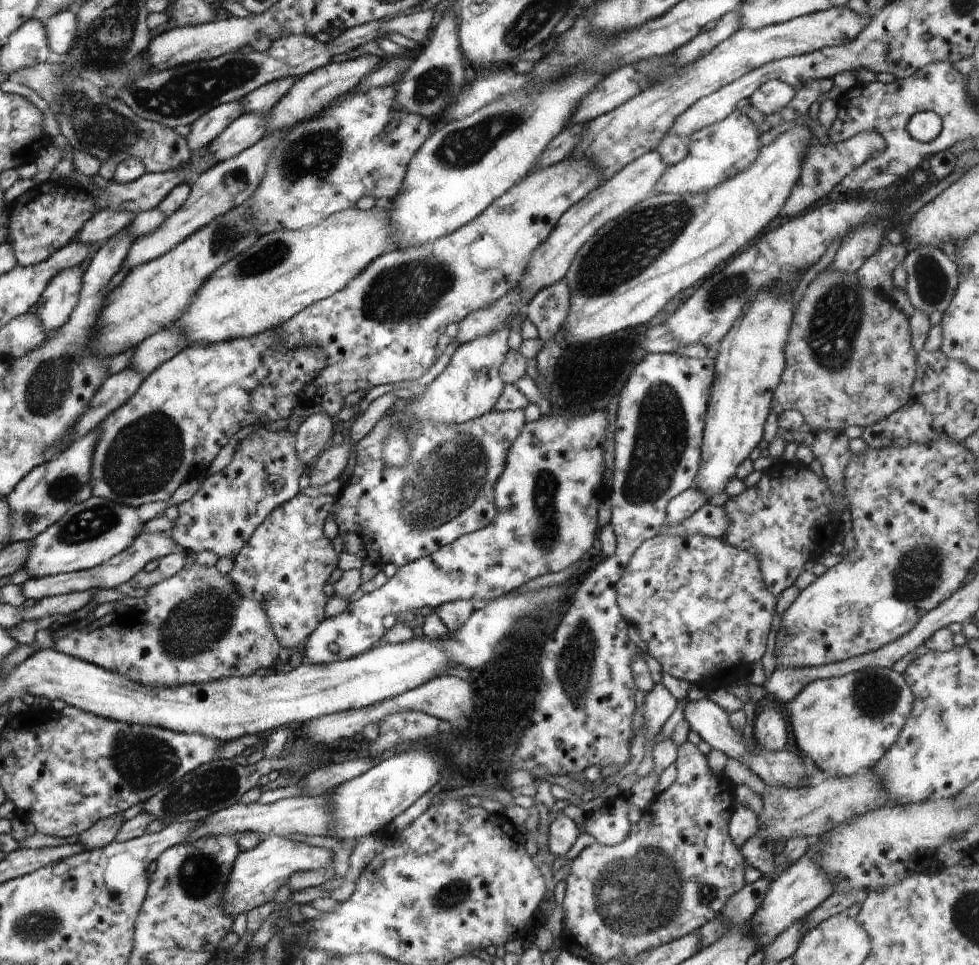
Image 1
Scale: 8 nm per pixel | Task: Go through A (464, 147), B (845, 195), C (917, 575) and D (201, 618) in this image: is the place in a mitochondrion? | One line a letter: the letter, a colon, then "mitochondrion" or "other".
A: mitochondrion
B: other
C: mitochondrion
D: mitochondrion

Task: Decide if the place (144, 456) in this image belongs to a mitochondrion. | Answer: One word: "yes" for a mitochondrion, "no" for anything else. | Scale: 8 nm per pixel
yes

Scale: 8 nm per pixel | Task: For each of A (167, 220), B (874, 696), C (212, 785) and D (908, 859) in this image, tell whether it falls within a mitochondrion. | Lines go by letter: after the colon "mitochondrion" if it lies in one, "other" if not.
A: other
B: mitochondrion
C: mitochondrion
D: other

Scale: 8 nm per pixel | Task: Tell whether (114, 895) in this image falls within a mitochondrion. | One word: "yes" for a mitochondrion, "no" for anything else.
no

